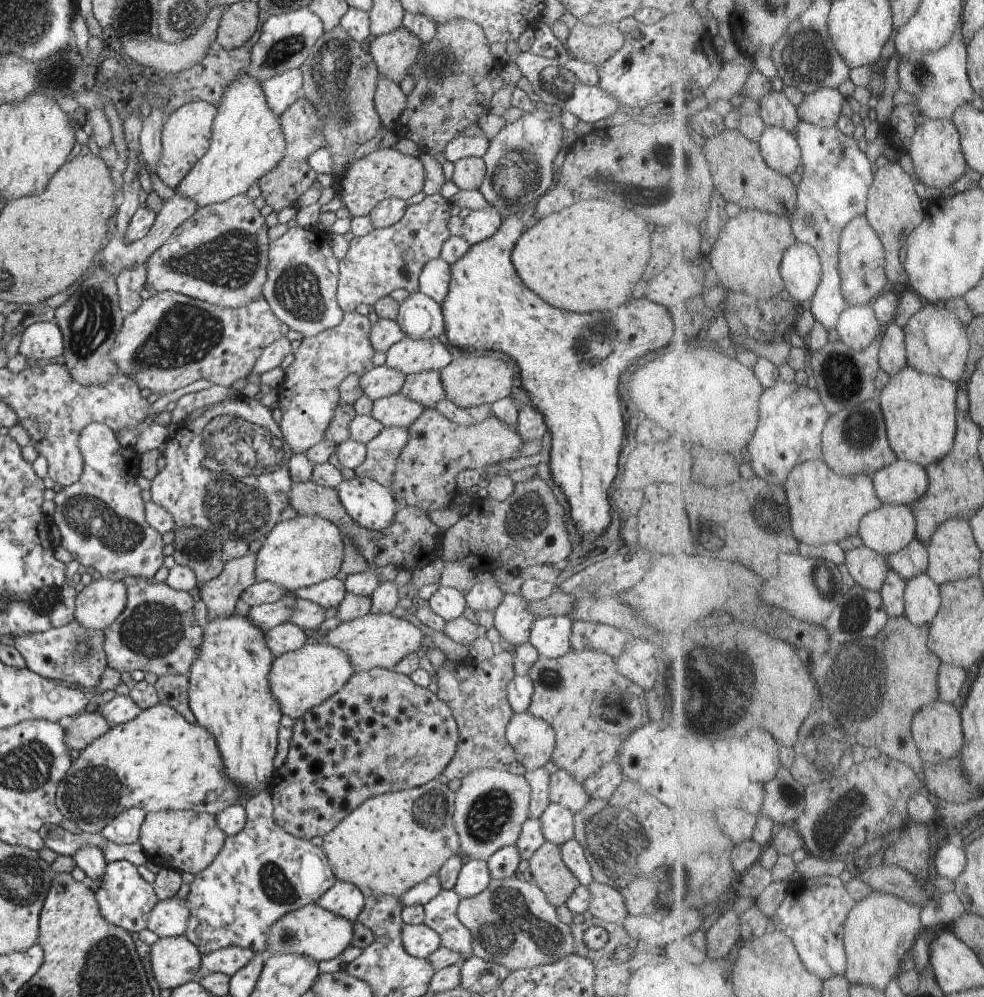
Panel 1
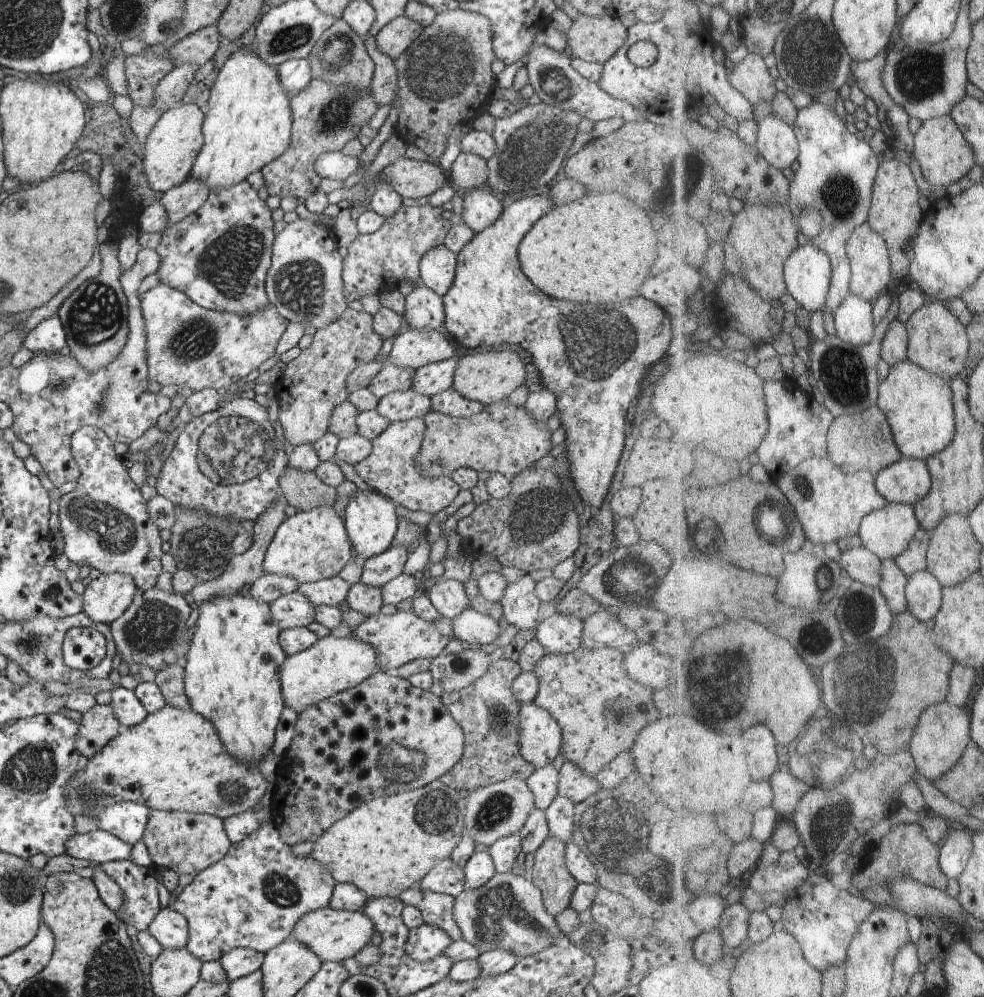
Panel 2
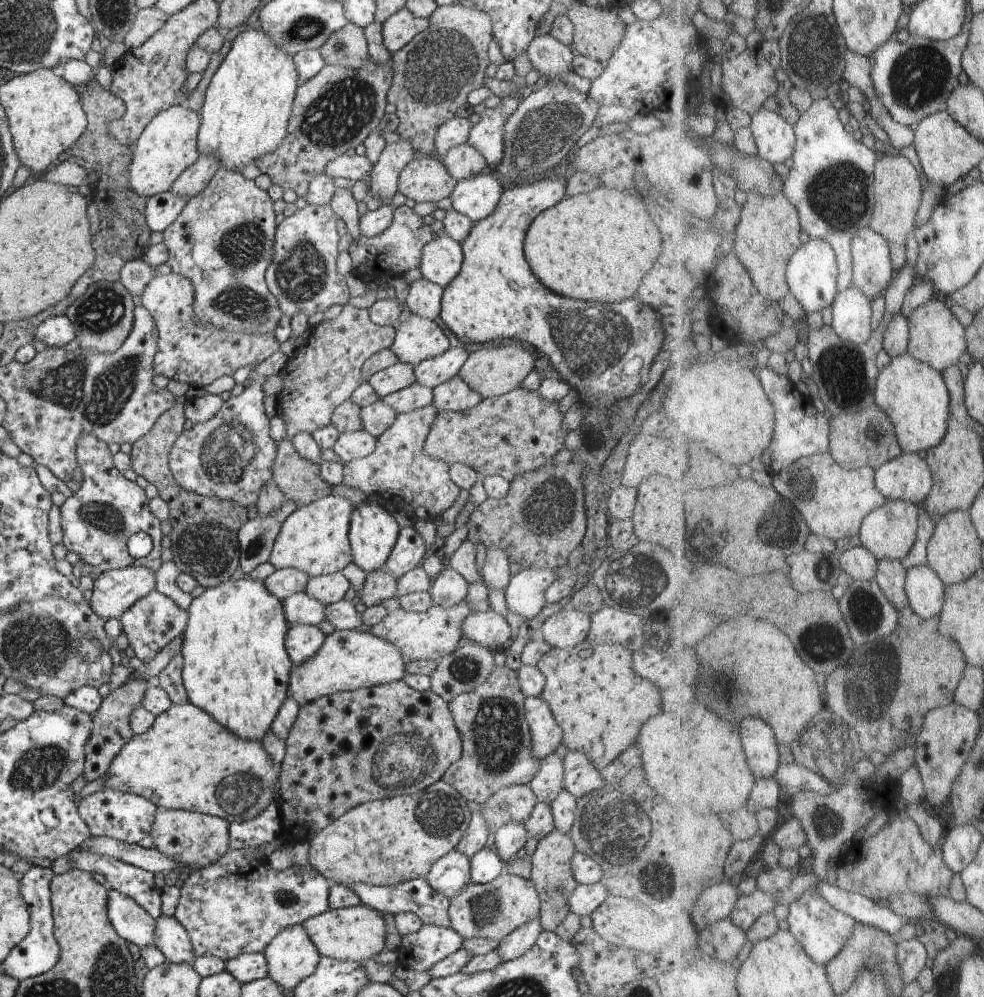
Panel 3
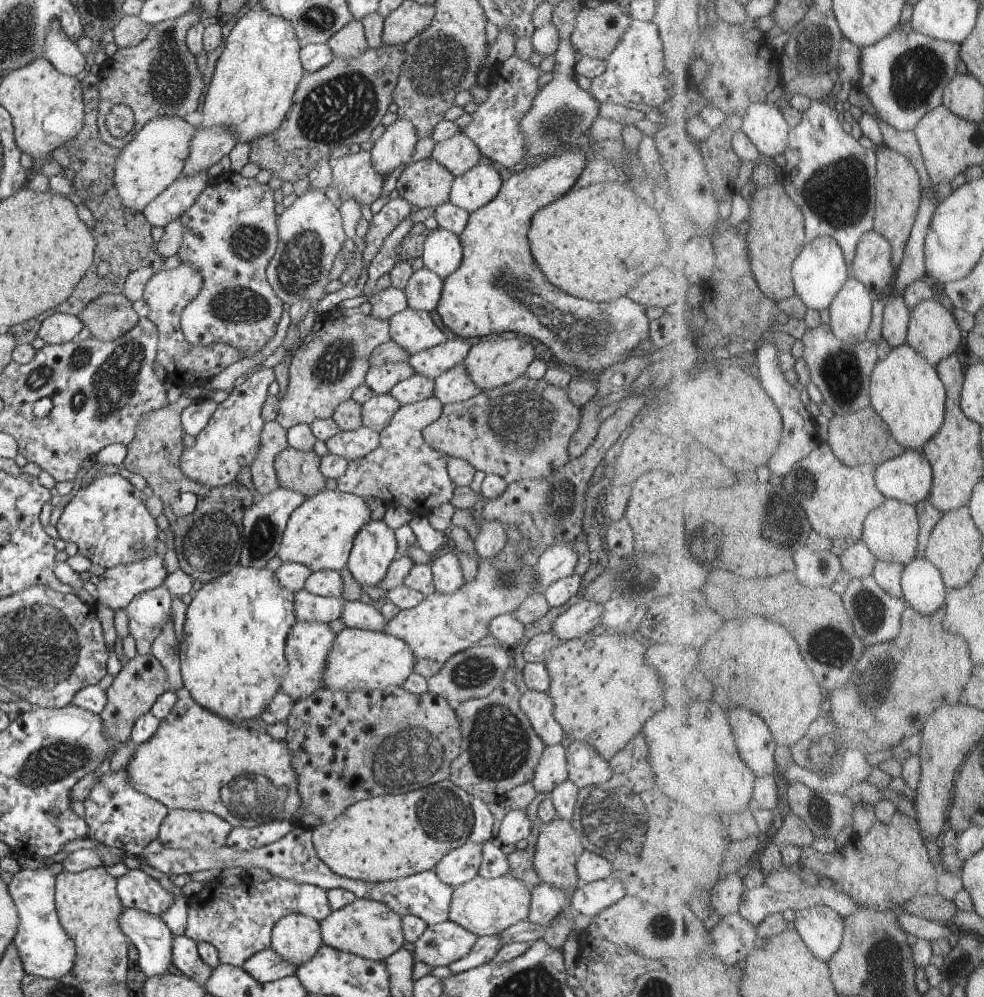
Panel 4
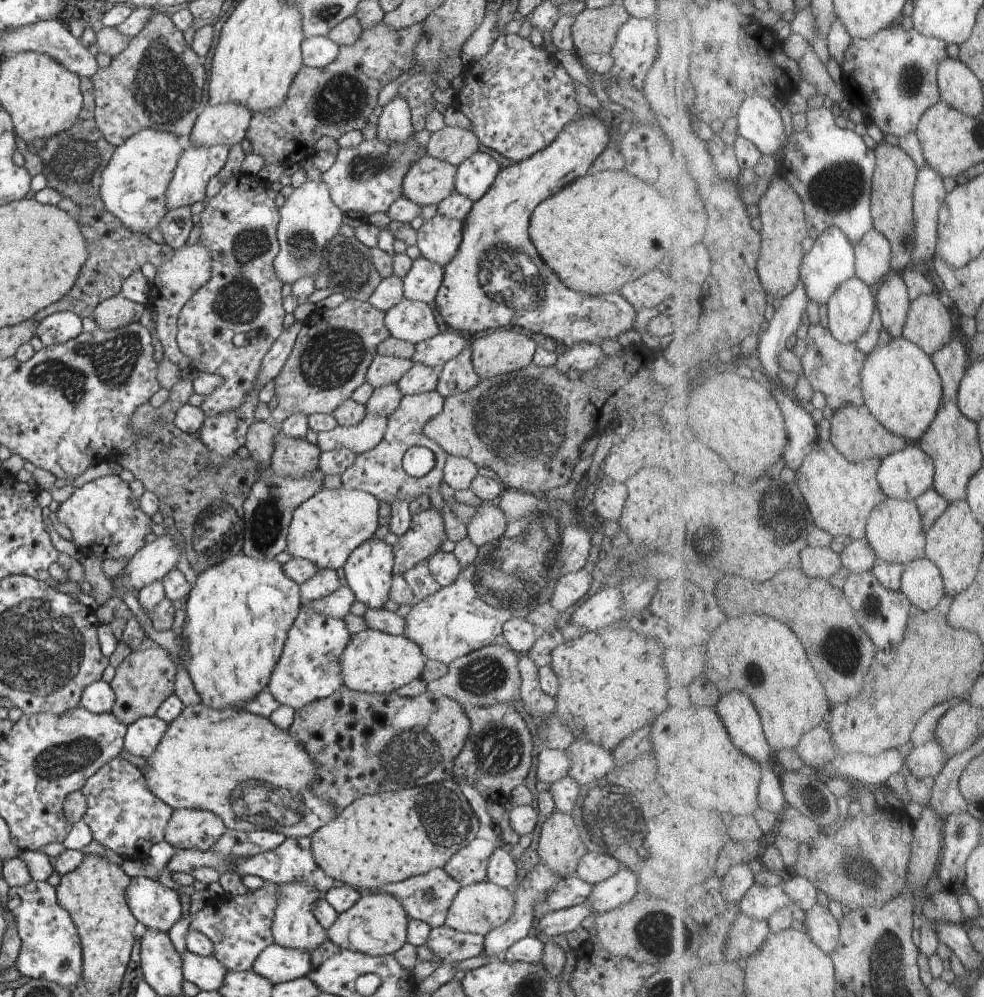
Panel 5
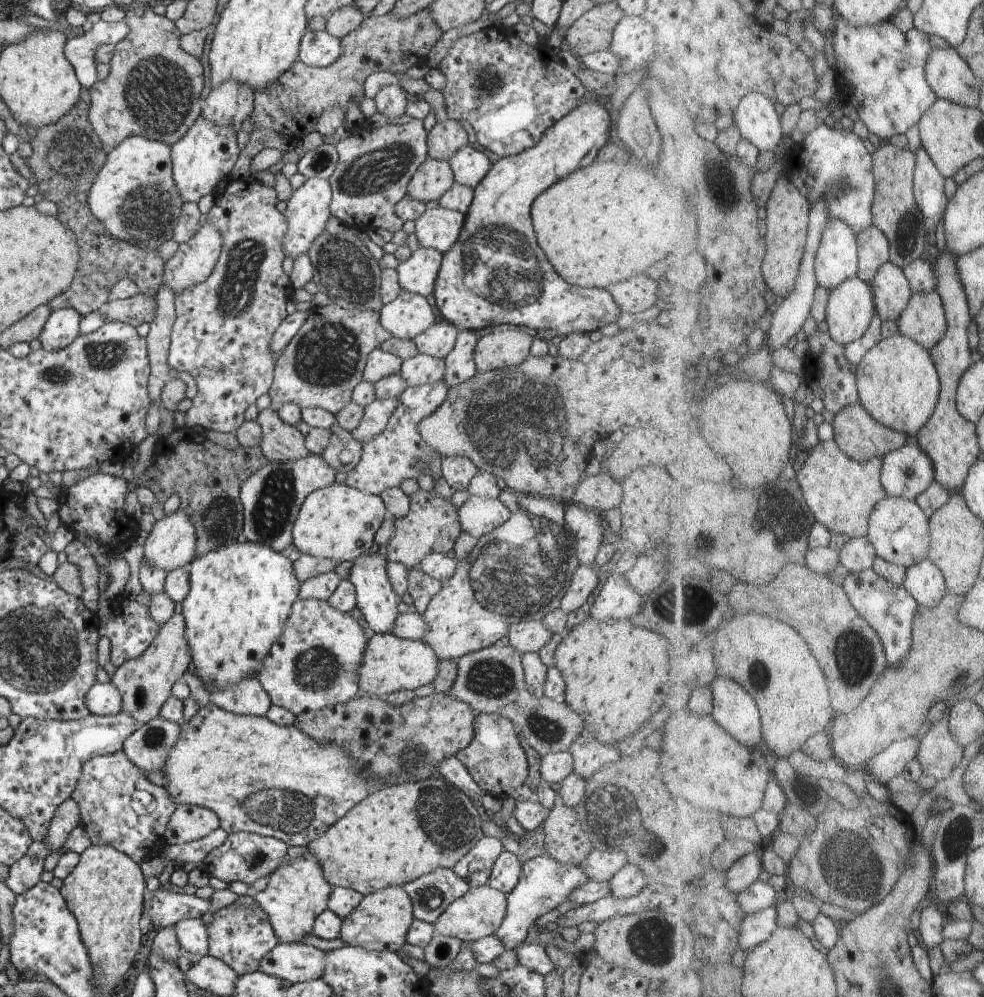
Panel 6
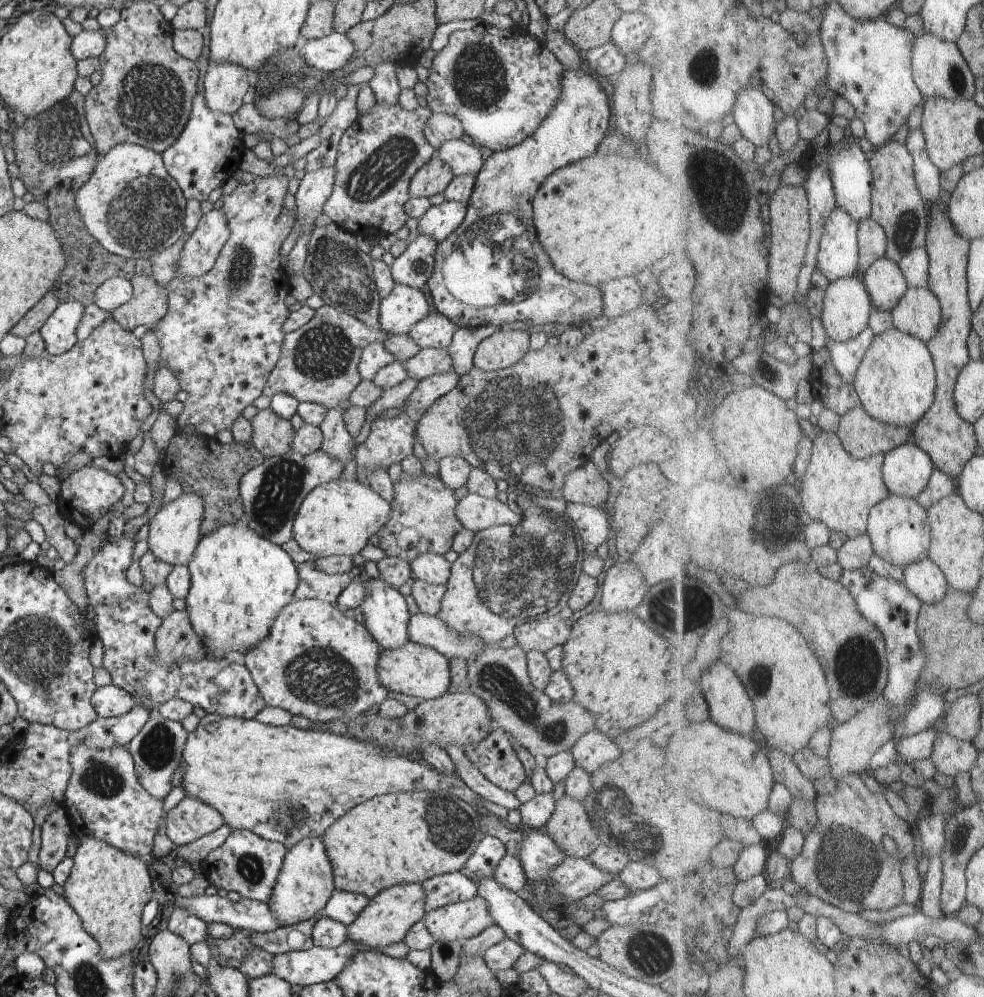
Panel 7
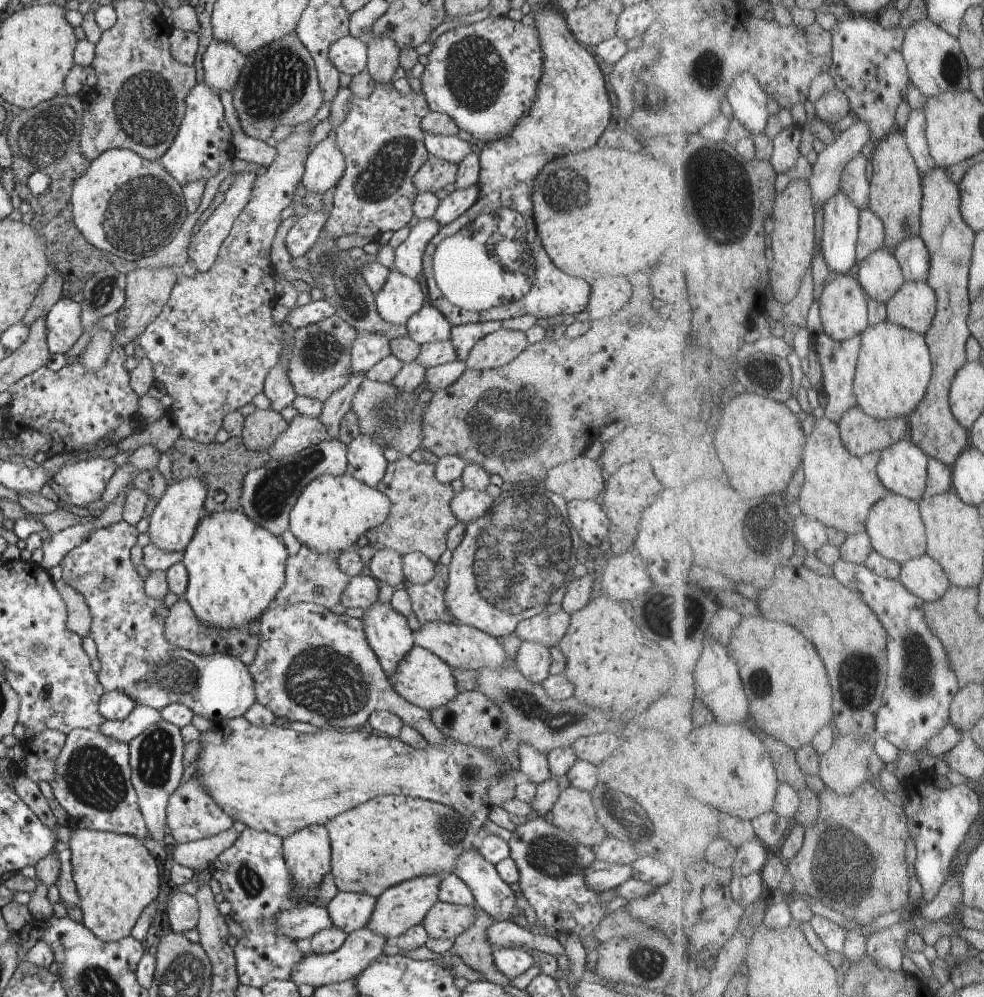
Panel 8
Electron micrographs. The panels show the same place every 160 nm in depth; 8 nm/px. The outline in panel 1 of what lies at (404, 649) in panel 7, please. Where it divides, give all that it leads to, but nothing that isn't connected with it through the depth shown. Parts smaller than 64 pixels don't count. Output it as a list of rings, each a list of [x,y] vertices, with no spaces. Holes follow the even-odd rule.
[[[303,644],[301,647],[278,655],[272,661],[268,684],[281,713],[293,721],[301,718],[312,707],[318,706],[340,690],[354,674],[347,654],[339,648],[324,644]]]

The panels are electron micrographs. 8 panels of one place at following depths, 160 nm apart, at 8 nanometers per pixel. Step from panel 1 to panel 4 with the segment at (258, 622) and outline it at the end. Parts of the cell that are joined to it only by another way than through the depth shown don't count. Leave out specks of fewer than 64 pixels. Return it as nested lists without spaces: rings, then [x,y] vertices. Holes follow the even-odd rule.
[[[306,589],[299,590],[293,598],[295,619],[297,621],[316,621],[328,625],[332,620],[339,618],[345,602],[341,596],[321,597],[310,594]]]

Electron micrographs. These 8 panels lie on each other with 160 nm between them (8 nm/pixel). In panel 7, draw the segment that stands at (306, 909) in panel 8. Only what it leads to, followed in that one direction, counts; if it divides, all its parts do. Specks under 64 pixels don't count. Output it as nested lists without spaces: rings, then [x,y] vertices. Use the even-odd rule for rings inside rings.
[[[175,894],[175,908],[180,907],[205,923],[221,922],[234,929],[248,929],[252,933],[276,930],[282,927],[265,902],[242,897],[237,902],[217,894],[185,897]]]

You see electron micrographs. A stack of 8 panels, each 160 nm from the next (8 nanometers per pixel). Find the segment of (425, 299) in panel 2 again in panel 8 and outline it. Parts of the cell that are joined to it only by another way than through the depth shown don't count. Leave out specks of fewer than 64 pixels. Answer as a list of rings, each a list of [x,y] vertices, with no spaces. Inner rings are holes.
[[[432,218],[419,221],[408,238],[395,249],[395,261],[392,270],[411,279],[420,276],[423,271],[423,254],[426,245],[436,236],[441,226]]]

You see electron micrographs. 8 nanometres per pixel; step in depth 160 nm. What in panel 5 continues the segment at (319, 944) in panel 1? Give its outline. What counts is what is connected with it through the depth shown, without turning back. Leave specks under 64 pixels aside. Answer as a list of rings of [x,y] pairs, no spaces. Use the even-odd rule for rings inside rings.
[[[364,893],[352,908],[338,915],[327,930],[328,939],[340,948],[360,951],[373,957],[393,955],[407,941],[409,916],[401,902],[388,893]]]

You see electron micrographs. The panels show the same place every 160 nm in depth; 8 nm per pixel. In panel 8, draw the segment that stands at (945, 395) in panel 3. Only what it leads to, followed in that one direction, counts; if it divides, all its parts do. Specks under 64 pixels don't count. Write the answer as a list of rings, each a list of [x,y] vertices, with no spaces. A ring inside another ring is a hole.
[[[888,320],[871,326],[864,336],[855,382],[859,404],[879,419],[912,416],[928,396],[935,376],[935,359],[927,335]]]

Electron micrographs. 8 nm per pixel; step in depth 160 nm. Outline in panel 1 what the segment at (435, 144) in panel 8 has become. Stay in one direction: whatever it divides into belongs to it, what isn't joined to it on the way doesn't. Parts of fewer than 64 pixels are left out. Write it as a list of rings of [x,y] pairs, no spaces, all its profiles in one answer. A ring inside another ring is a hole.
[[[492,206],[472,211],[465,218],[463,224],[463,237],[470,246],[489,239],[499,228],[503,221],[502,215]]]

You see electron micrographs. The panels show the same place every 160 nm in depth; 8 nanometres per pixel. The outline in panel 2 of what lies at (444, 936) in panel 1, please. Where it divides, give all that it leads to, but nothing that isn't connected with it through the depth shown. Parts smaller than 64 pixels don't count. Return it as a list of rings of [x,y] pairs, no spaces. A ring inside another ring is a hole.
[[[416,886],[401,892],[398,898],[404,905],[416,906],[422,913],[423,922],[442,929],[452,942],[463,938],[460,927],[453,919],[455,897],[446,893],[423,893]]]

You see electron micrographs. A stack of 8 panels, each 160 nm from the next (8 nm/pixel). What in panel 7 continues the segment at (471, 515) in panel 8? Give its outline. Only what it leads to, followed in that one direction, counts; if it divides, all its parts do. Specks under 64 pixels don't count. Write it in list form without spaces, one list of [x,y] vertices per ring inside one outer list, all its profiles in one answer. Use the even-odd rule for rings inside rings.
[[[470,492],[458,501],[456,516],[463,528],[473,533],[490,527],[505,527],[517,523],[521,517],[497,498],[489,499]]]

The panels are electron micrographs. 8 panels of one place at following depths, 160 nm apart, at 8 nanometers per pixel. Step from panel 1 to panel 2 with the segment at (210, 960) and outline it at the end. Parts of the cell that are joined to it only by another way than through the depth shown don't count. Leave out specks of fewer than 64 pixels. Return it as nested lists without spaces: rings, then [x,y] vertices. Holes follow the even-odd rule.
[[[238,947],[223,954],[217,961],[225,970],[228,980],[233,981],[260,969],[264,957],[261,952]]]

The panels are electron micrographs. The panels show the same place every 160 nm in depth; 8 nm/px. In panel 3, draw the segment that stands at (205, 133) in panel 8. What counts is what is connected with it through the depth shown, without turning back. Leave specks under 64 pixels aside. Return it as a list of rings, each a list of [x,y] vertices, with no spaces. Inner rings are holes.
[[[170,191],[150,197],[144,209],[145,221],[151,231],[166,230],[180,216],[186,200]]]

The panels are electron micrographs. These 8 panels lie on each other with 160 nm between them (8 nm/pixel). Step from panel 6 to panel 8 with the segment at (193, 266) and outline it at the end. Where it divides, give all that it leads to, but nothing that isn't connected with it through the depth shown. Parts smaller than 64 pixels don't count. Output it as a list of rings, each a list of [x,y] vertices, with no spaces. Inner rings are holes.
[[[239,166],[240,174],[237,175],[236,180],[225,192],[225,201],[216,208],[212,215],[204,222],[200,230],[191,237],[191,241],[187,250],[189,260],[194,263],[198,273],[205,273],[212,268],[216,257],[219,255],[220,247],[224,239],[230,234],[230,230],[234,226],[236,218],[242,212],[242,209],[248,204],[251,199],[251,190],[254,179],[257,177],[257,172],[244,172],[243,168]]]

